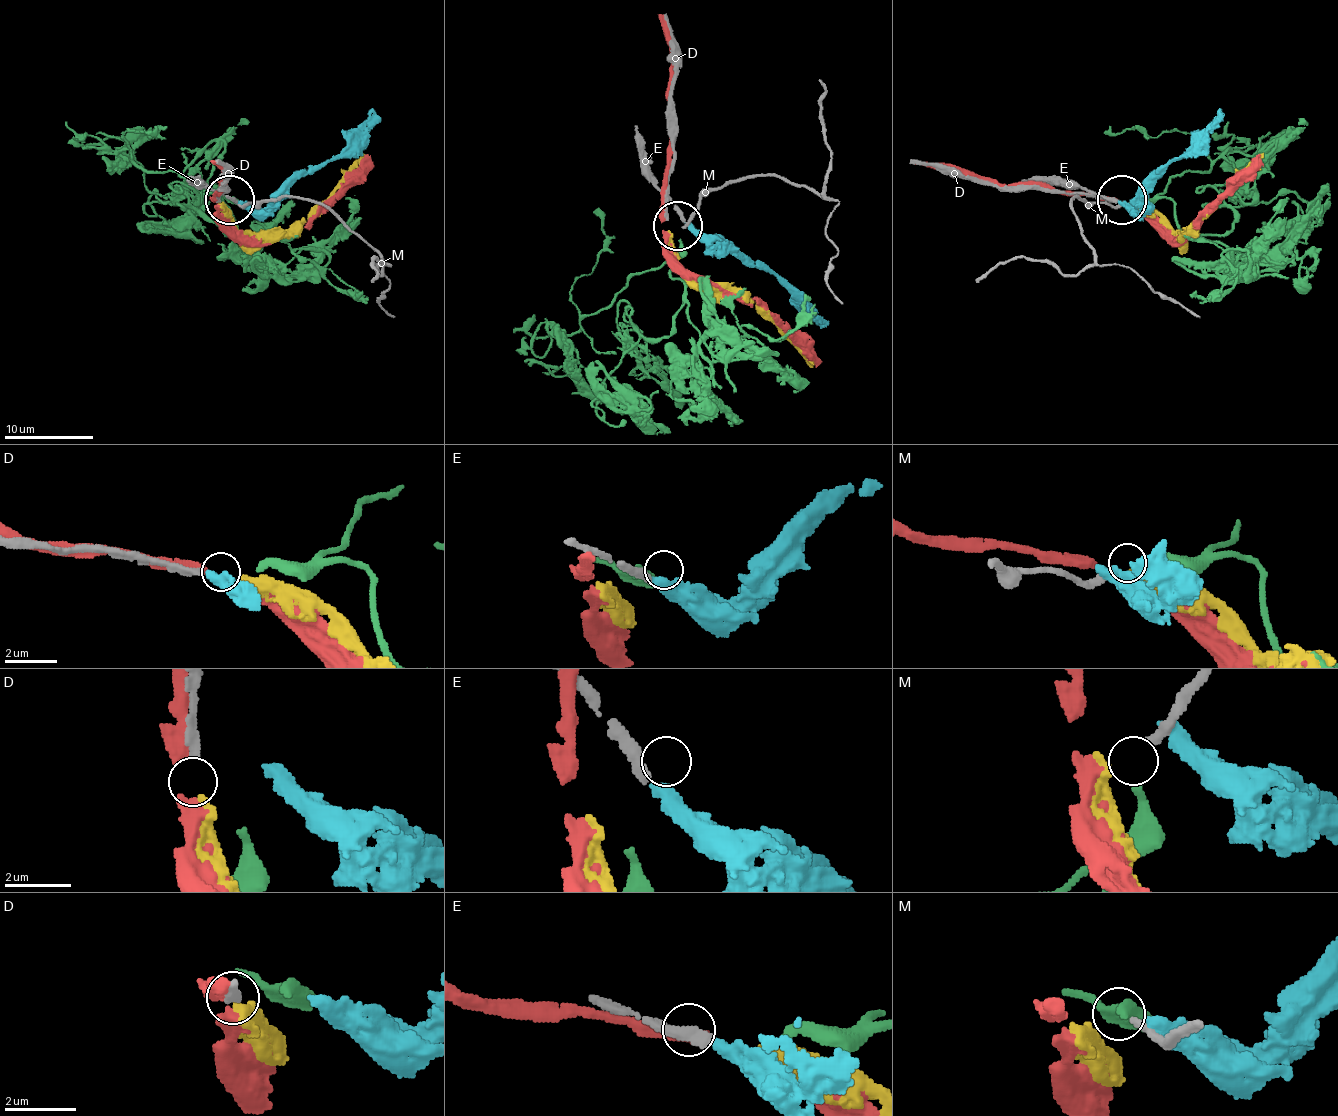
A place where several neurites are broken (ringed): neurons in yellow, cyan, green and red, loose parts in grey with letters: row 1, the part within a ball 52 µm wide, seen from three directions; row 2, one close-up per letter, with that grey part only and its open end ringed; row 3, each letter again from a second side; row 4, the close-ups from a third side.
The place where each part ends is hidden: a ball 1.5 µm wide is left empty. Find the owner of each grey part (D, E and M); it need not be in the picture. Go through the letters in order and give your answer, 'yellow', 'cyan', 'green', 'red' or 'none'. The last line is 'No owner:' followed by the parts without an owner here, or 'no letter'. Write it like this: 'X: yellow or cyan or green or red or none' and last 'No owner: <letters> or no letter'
D: yellow
E: cyan
M: green
No owner: no letter

